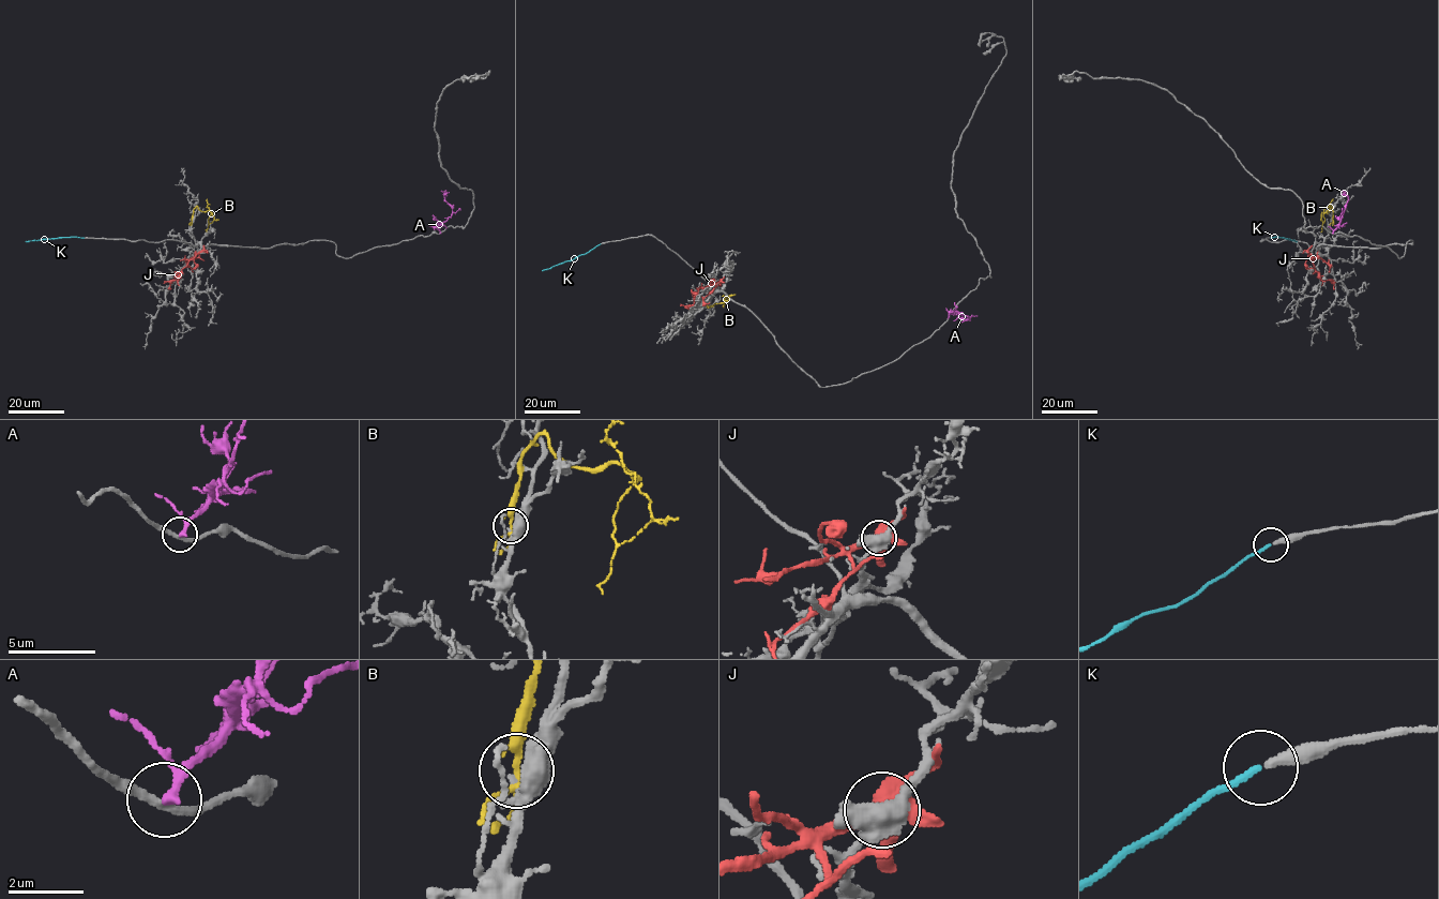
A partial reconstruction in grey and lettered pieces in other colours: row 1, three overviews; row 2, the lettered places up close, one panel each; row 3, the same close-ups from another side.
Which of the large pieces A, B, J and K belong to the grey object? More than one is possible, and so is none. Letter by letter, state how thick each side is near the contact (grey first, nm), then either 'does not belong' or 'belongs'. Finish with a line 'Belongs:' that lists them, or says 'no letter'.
A: calibres 240 and 190 nm; does not belong
B: calibres 220 and 190 nm; does not belong
J: calibres 440 and 440 nm; does not belong
K: calibres 320 and 180 nm; belongs
Belongs: K

